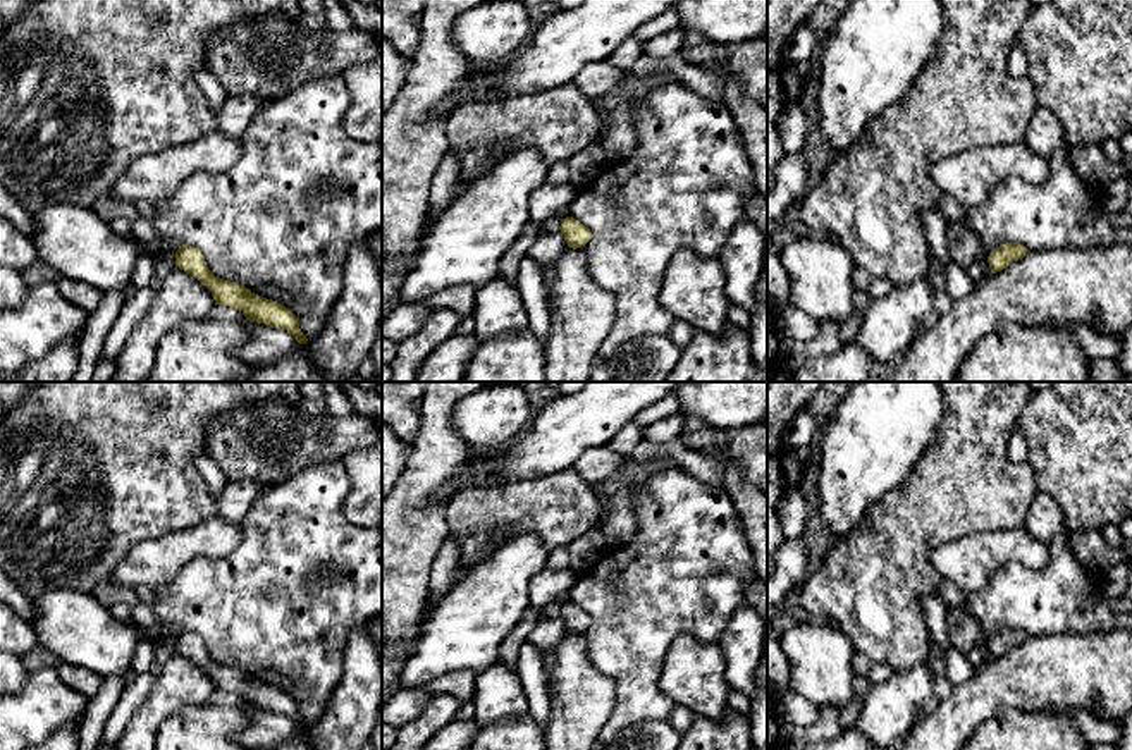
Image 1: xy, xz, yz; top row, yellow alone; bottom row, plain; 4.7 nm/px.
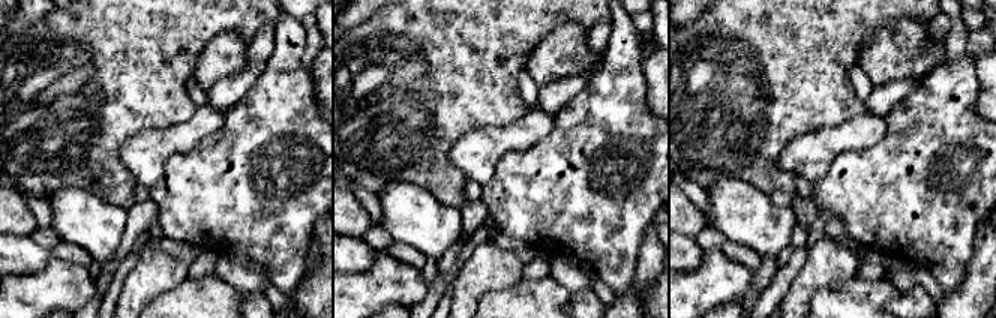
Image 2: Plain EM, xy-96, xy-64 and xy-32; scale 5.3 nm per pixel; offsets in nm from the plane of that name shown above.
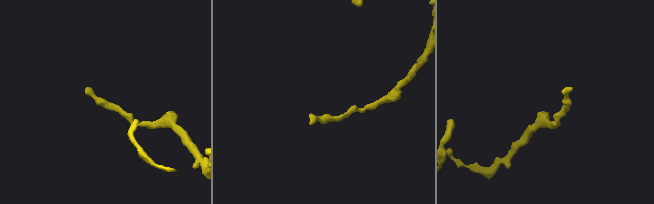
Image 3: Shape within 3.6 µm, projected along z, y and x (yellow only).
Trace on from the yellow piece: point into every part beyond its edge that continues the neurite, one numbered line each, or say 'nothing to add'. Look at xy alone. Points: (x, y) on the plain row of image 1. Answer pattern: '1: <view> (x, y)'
nothing to add

